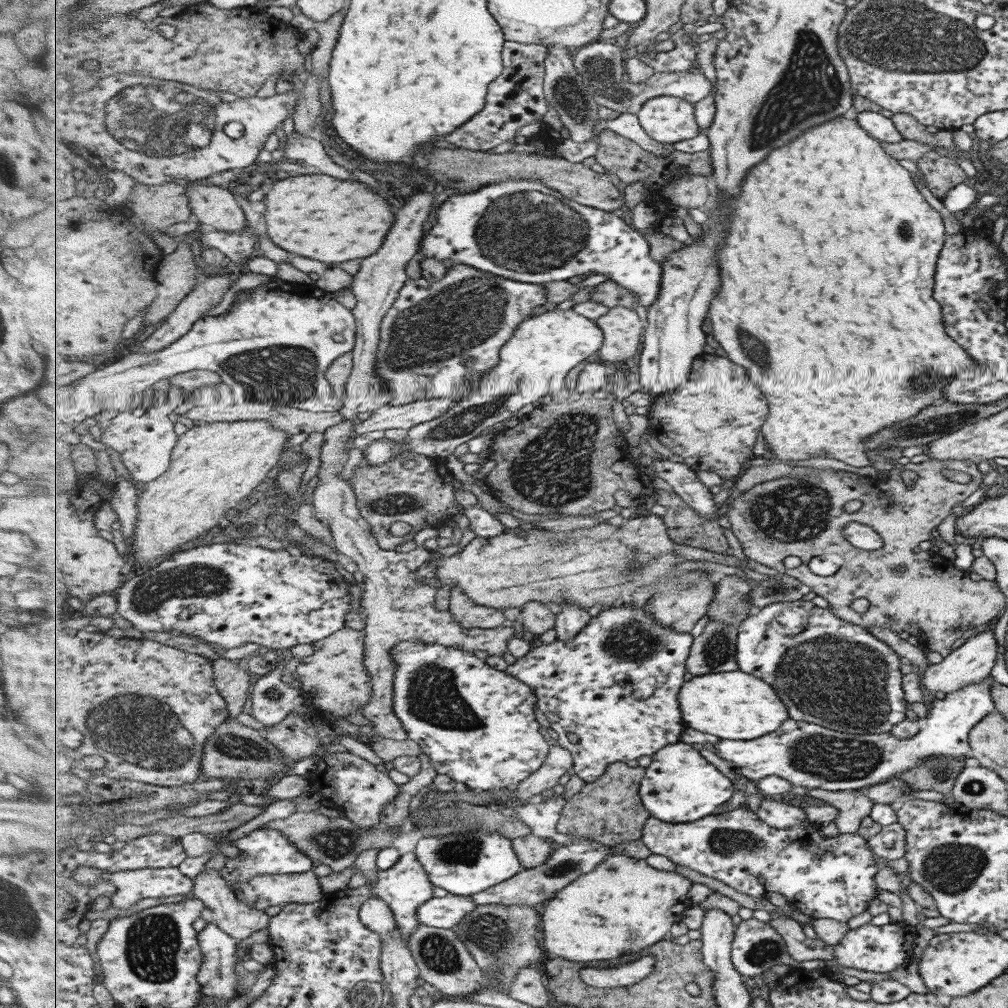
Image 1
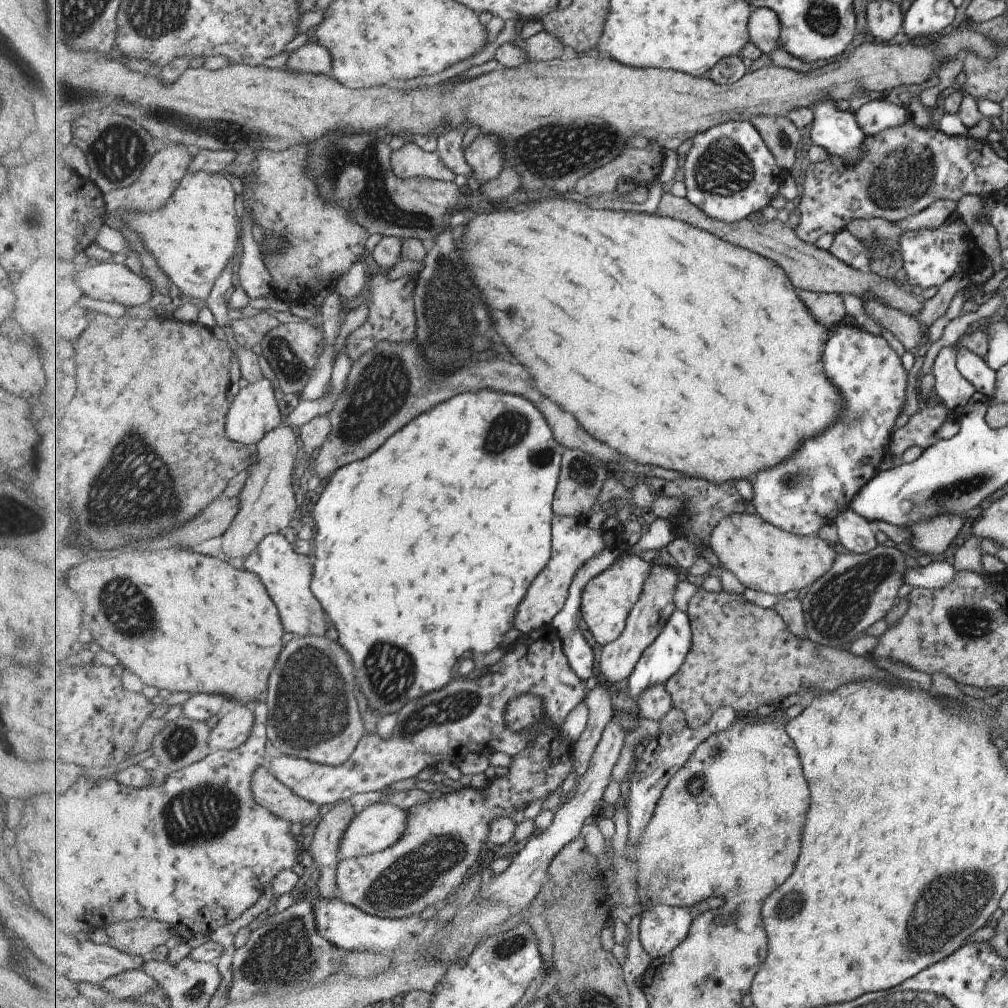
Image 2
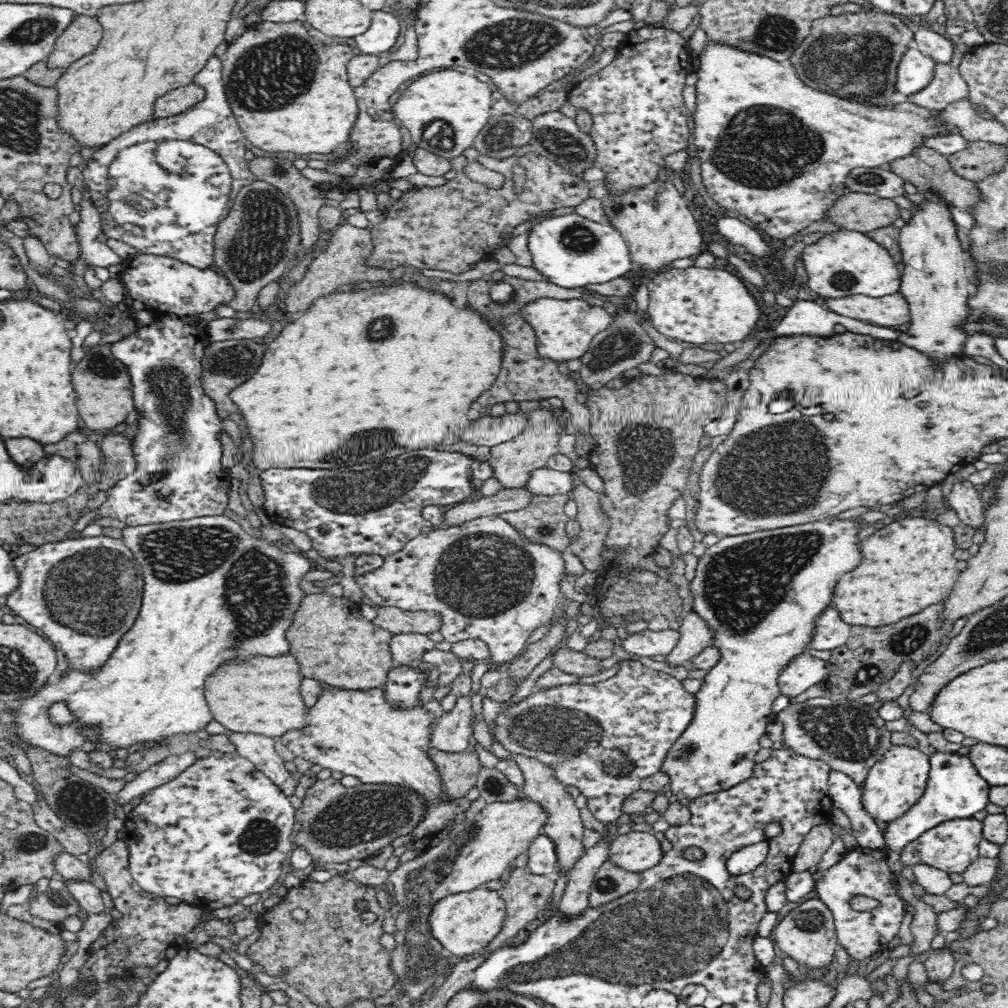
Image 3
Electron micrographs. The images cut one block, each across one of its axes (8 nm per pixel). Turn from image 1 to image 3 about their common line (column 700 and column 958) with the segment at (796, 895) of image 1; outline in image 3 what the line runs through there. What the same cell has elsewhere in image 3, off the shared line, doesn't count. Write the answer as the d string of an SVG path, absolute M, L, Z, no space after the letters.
M970 818L944 822L937 828L924 832L917 840L910 842L900 850L900 862L903 866L927 864L949 875L952 873L964 874L967 868L981 857L979 847L984 840L983 822L980 820Z

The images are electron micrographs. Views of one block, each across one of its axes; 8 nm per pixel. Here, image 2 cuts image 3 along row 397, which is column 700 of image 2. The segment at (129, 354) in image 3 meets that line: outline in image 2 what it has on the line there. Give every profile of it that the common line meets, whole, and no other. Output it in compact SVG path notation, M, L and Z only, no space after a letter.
M730 121L700 133L693 138L688 154L682 160L684 184L688 200L708 212L709 215L733 223L760 213L781 190L789 173L777 163L773 152L764 142L757 128L750 121Z

